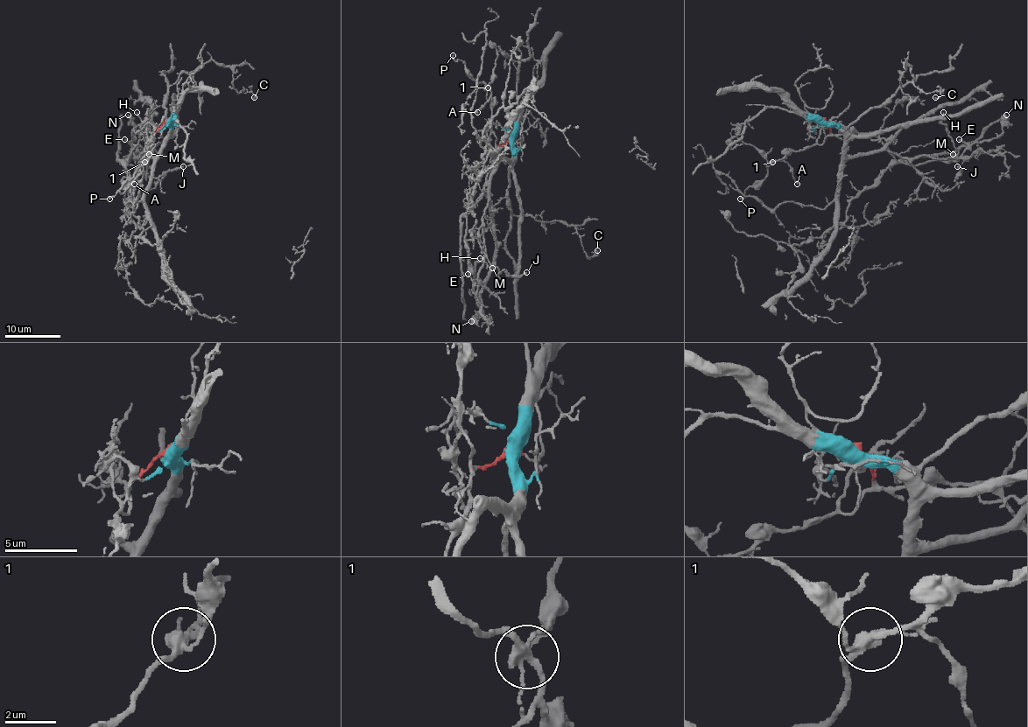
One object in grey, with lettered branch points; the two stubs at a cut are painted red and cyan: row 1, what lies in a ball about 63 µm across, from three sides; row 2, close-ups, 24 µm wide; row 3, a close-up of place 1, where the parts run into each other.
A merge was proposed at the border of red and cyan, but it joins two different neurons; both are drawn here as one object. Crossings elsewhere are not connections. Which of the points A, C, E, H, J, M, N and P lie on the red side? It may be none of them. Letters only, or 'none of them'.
A, E, H, N, P

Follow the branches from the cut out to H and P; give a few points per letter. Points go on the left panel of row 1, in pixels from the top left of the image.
H: (168, 121), (152, 134), (143, 133), (123, 164), (130, 152), (132, 131), (142, 122), (136, 112)
P: (168, 121), (154, 133), (149, 145), (149, 159), (109, 199)

